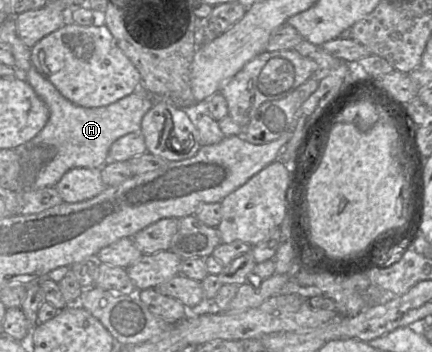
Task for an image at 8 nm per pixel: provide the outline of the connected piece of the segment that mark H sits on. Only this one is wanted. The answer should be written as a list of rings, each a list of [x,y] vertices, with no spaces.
[[[33,65],[22,76],[49,110],[48,122],[32,139],[28,148],[45,147],[52,151],[49,160],[37,170],[29,188],[55,187],[62,176],[74,168],[101,169],[110,161],[108,153],[111,145],[124,135],[140,132],[143,116],[156,101],[154,96],[138,88],[137,91],[115,103],[85,108],[67,100]]]

